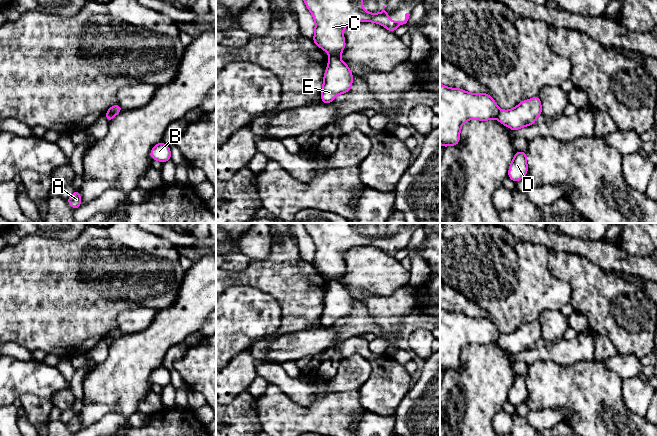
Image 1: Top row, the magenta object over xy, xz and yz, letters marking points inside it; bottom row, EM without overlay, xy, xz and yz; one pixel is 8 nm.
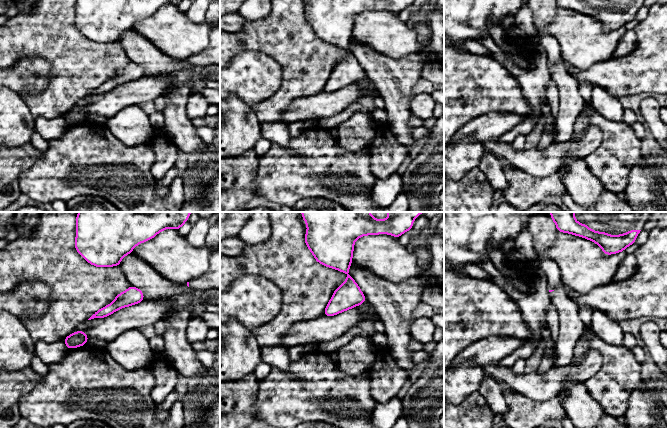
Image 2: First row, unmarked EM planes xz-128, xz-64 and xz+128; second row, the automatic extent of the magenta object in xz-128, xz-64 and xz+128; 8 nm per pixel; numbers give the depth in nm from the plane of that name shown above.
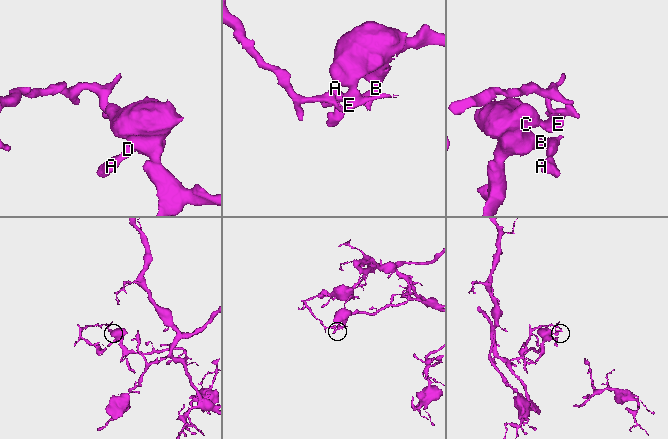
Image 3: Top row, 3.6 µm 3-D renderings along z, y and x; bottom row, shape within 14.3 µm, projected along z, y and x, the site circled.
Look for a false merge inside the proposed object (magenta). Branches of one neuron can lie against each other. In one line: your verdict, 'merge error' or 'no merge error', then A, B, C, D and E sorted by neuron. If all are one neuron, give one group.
merge error; groups A B C D / E

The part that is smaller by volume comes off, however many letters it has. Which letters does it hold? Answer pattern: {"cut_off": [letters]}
{"cut_off": ["E"]}

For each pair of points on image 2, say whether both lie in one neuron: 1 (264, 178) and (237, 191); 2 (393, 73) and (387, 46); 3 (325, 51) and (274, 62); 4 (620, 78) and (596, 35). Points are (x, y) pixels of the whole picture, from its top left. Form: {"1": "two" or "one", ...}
{"1": "two", "2": "two", "3": "one", "4": "two"}

